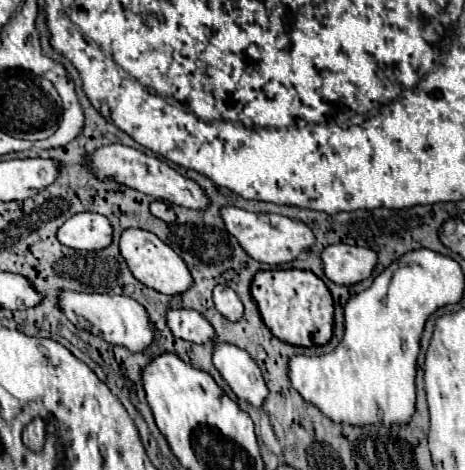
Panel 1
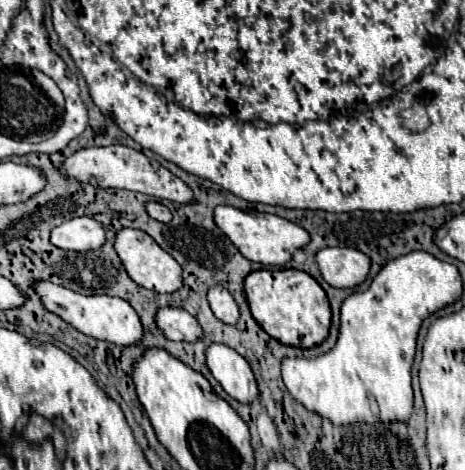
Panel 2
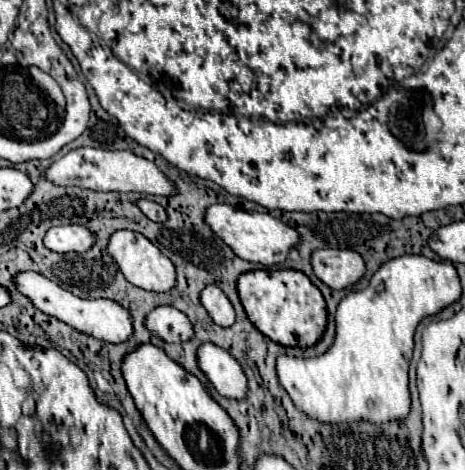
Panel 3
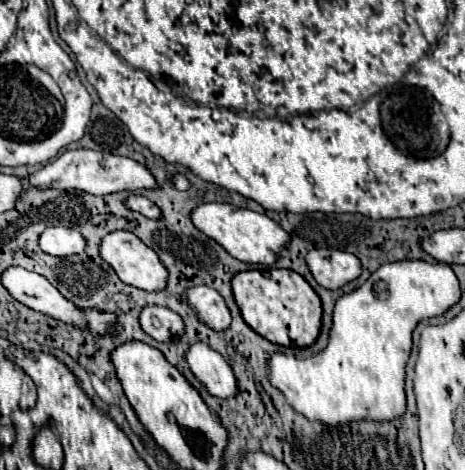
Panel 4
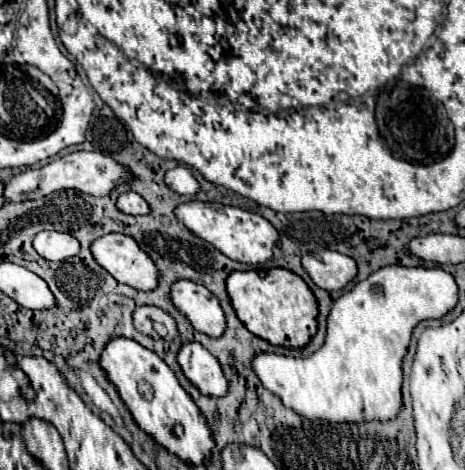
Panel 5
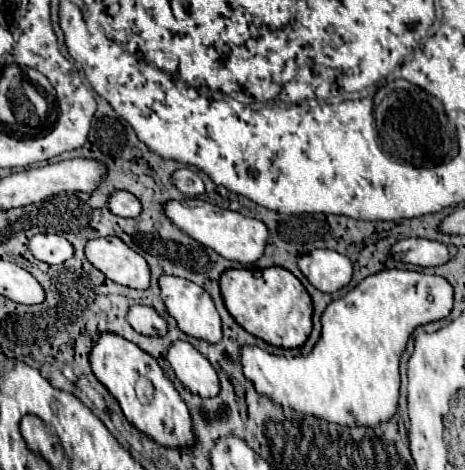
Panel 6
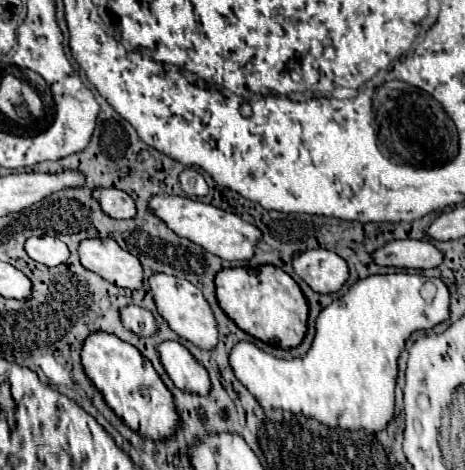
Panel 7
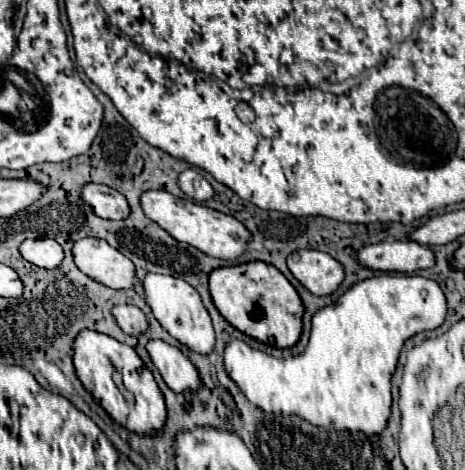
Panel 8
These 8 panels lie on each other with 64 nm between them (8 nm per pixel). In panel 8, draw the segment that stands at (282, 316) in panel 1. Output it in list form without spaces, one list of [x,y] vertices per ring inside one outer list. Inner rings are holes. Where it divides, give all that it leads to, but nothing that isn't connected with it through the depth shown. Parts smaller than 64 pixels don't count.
[[[246,262],[216,268],[208,276],[208,286],[214,306],[236,330],[274,348],[290,348],[298,342],[304,306],[294,286],[274,266],[266,262]]]

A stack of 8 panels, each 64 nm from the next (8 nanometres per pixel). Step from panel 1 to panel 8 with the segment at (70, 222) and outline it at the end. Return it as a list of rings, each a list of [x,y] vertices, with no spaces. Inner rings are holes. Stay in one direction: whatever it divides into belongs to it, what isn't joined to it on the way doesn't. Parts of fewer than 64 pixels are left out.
[[[52,238],[24,240],[20,244],[20,254],[24,260],[28,260],[30,264],[36,264],[40,268],[56,268],[64,258],[60,244]]]

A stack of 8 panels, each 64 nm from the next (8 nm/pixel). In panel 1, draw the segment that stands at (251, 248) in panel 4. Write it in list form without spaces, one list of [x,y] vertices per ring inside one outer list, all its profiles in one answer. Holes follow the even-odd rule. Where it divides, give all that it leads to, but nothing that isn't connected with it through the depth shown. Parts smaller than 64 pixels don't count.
[[[226,206],[220,210],[220,216],[224,220],[226,230],[236,236],[238,244],[244,248],[244,252],[248,252],[248,256],[252,256],[258,262],[264,264],[286,264],[292,262],[302,250],[308,250],[314,244],[314,234],[312,230],[298,222],[298,220],[290,220],[286,216],[278,216],[278,214],[254,214],[254,212],[246,212],[234,206]]]

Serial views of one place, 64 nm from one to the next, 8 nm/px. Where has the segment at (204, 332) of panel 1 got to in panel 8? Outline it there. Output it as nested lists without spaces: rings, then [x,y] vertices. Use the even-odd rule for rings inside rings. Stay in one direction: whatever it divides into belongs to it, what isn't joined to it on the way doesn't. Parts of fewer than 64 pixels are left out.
[[[120,304],[120,306],[112,308],[112,316],[114,316],[116,324],[122,328],[122,332],[128,336],[138,336],[138,334],[146,332],[146,328],[148,328],[146,316],[136,306]]]

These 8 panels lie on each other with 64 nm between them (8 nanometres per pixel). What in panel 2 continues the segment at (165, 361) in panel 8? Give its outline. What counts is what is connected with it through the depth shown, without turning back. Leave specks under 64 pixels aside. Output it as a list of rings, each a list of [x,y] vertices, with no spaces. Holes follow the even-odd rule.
[[[210,344],[206,348],[206,366],[226,394],[238,402],[252,402],[256,398],[258,388],[248,362],[226,344]]]

